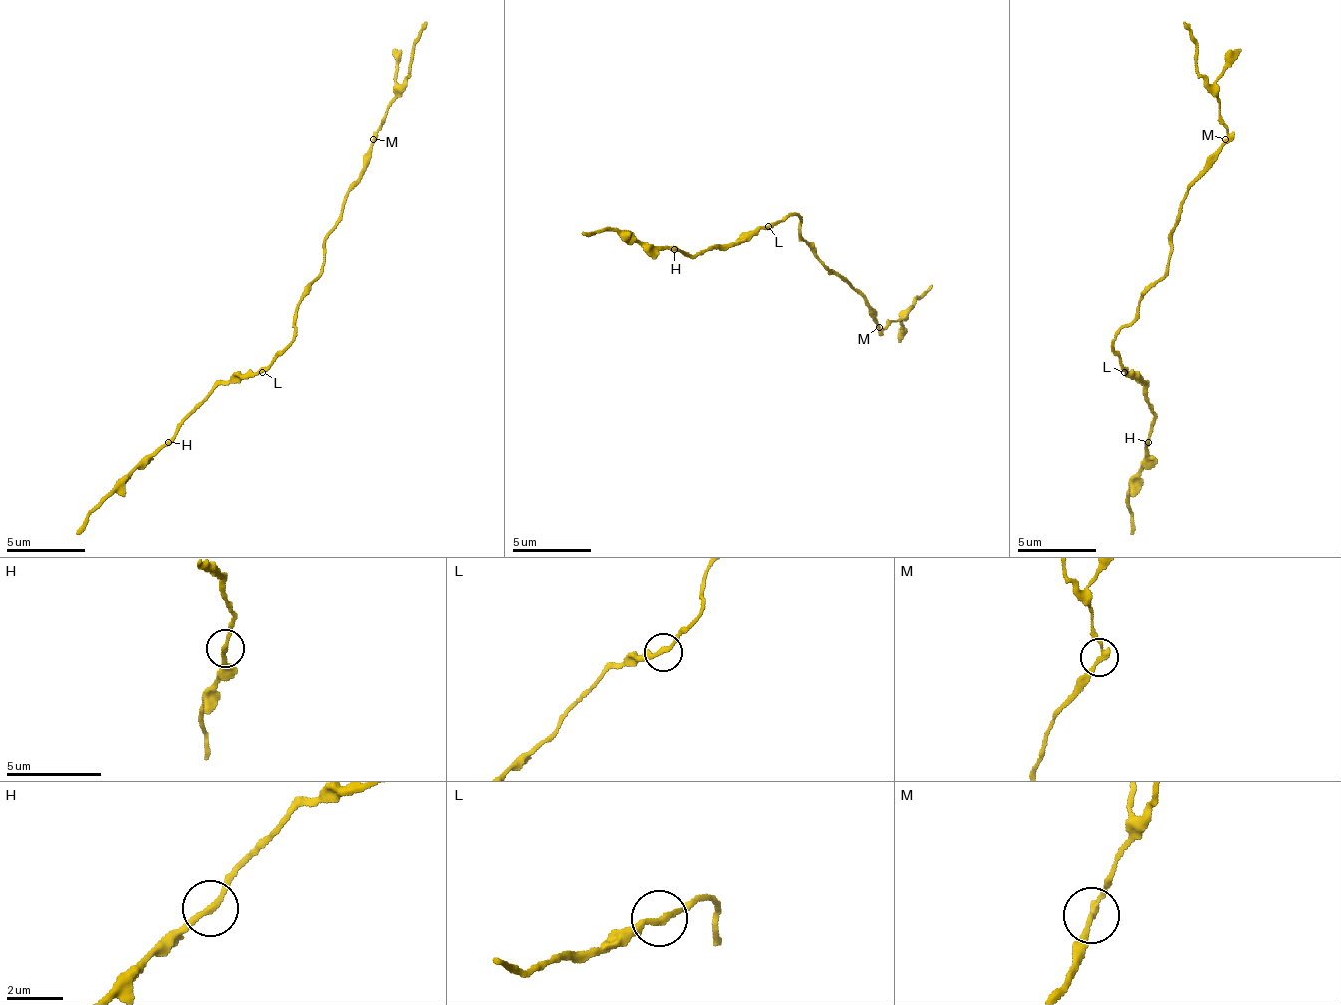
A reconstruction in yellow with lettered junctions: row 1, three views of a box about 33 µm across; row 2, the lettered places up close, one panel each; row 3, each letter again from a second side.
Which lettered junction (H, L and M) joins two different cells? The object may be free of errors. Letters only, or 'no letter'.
no letter

